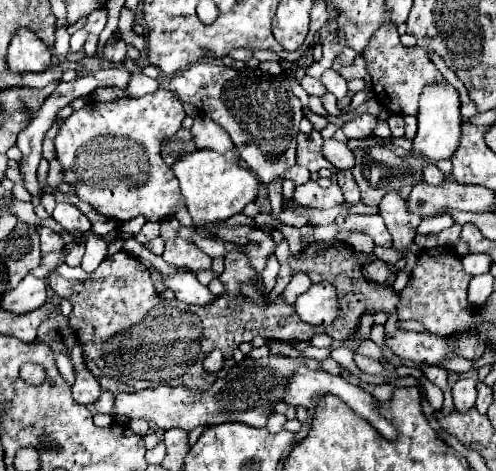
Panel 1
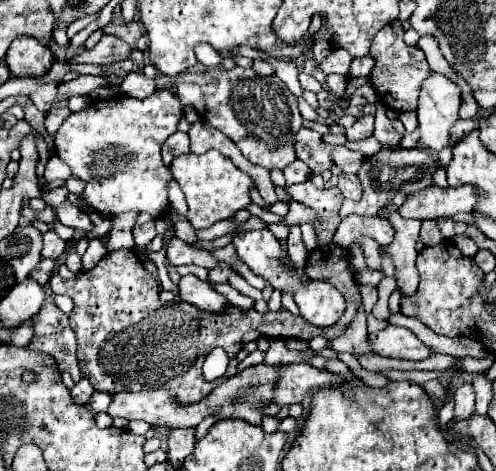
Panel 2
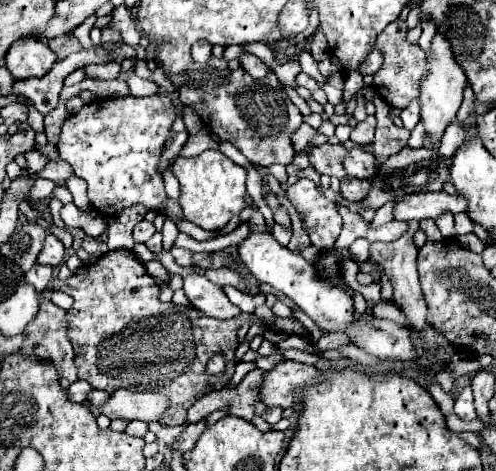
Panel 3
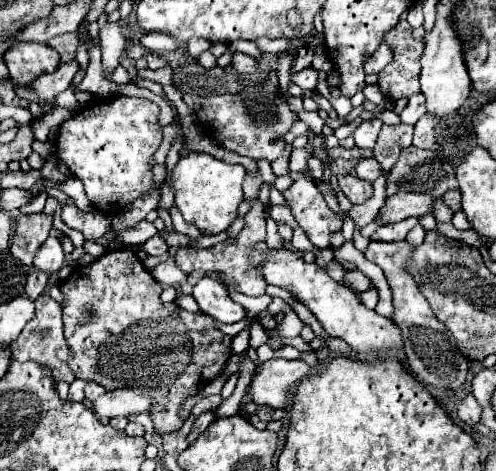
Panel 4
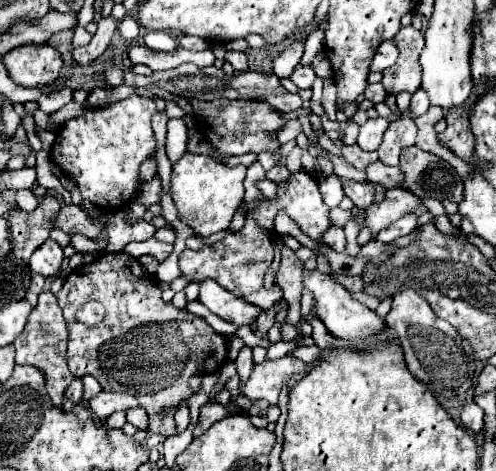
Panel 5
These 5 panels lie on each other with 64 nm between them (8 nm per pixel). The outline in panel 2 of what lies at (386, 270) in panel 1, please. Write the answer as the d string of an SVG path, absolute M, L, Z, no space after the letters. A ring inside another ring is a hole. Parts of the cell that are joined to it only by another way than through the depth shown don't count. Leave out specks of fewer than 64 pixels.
M364 268L362 272L356 273L356 280L360 282L360 285L378 286L382 278L384 278L384 272L372 270L372 268Z

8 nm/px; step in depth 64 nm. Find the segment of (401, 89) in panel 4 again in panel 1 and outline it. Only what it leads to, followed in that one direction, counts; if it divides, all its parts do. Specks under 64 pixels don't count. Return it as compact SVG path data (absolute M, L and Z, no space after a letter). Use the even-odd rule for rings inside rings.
M394 24L380 26L374 36L368 42L368 48L362 52L366 60L368 74L372 76L372 90L382 102L382 106L390 114L400 116L416 116L418 112L418 98L424 86L428 84L446 84L446 78L440 74L440 70L432 64L428 54L420 48L404 48L400 44L400 36L396 32Z

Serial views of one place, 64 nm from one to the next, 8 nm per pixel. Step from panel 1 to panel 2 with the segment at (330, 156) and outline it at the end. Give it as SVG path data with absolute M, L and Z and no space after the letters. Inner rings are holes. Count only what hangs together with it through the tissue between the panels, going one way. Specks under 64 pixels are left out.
M336 146L336 148L332 150L332 160L334 160L334 164L336 164L342 172L348 172L348 174L356 174L356 172L358 172L362 158L364 158L364 154L352 152L352 150L348 150L346 146Z

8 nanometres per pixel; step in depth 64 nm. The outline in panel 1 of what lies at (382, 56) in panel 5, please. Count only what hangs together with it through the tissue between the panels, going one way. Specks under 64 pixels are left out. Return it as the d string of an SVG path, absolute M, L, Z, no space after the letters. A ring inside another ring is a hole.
M358 56L354 64L342 66L342 68L338 70L338 74L344 76L346 80L352 80L352 78L364 78L364 76L366 76L366 64L364 64L364 58Z

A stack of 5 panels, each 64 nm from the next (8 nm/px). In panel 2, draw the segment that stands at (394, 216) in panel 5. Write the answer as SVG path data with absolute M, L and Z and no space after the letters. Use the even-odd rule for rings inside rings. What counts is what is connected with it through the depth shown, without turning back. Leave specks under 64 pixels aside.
M430 186L408 194L406 202L400 206L400 214L404 218L418 218L418 220L432 220L440 216L454 216L458 212L472 212L476 208L480 190L472 186L462 188L440 188Z

